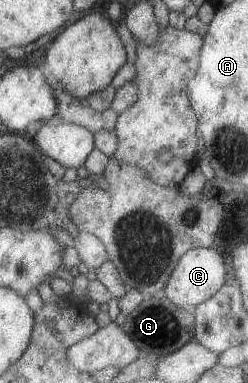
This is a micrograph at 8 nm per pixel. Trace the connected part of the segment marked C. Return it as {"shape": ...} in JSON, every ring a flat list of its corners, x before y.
{"shape":[[196,248,187,251,175,267,167,286,164,288,167,298,177,307,193,310,199,303,211,299,225,284,225,259,219,250,212,248]]}

